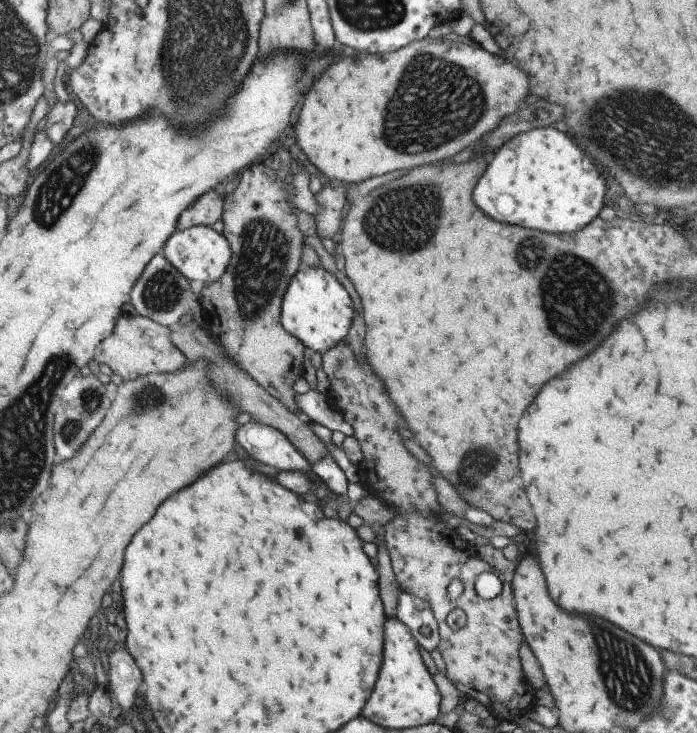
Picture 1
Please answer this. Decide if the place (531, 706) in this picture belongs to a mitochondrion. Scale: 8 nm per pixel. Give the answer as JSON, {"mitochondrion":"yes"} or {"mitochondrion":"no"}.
{"mitochondrion":"no"}

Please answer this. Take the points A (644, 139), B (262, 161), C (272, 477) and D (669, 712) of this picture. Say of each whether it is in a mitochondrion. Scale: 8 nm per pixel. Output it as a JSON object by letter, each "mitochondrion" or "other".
{"A":"mitochondrion","B":"other","C":"other","D":"mitochondrion"}

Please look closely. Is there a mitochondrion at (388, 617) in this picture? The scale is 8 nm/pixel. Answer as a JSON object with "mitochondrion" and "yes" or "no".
{"mitochondrion":"no"}

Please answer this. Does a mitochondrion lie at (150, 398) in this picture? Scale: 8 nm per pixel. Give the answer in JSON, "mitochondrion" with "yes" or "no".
{"mitochondrion":"yes"}

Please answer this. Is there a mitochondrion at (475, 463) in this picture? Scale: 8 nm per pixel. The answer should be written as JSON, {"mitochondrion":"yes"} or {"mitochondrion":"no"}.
{"mitochondrion":"yes"}

